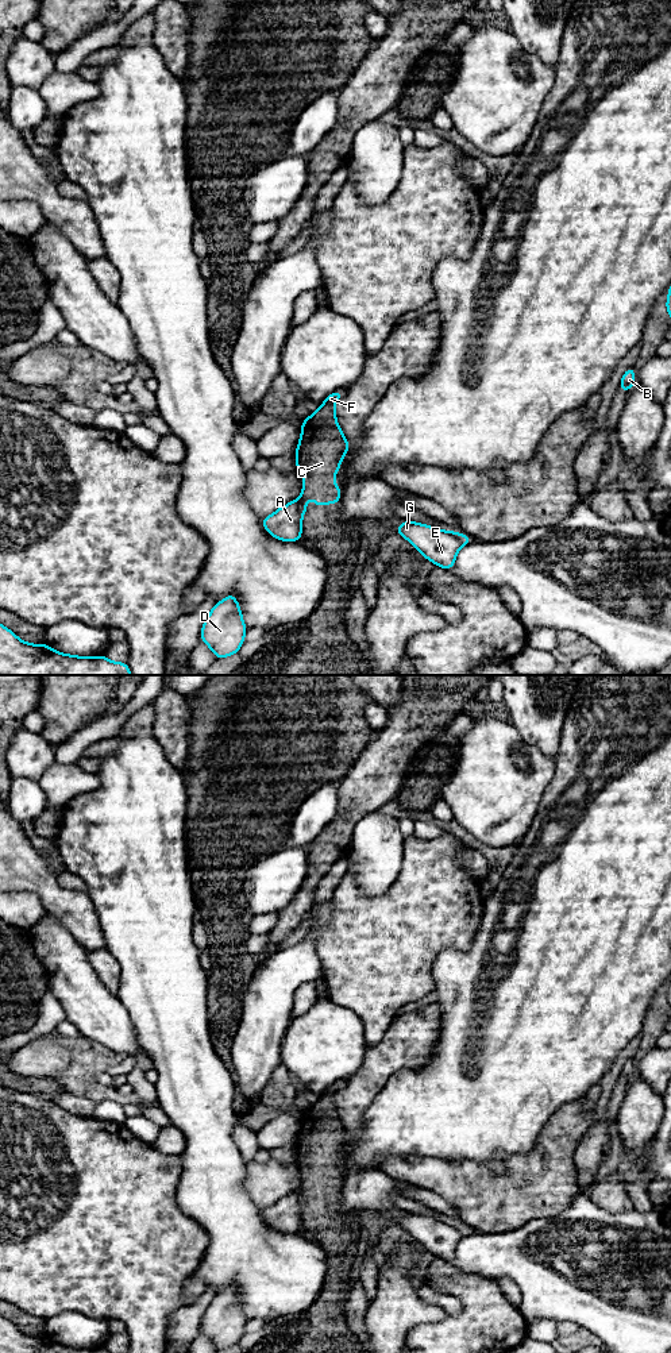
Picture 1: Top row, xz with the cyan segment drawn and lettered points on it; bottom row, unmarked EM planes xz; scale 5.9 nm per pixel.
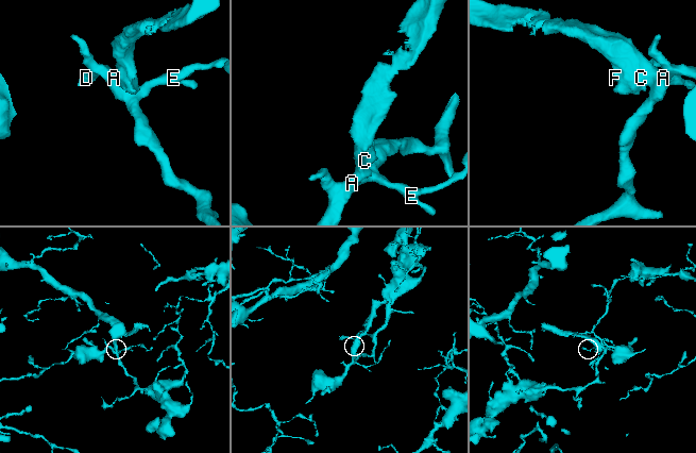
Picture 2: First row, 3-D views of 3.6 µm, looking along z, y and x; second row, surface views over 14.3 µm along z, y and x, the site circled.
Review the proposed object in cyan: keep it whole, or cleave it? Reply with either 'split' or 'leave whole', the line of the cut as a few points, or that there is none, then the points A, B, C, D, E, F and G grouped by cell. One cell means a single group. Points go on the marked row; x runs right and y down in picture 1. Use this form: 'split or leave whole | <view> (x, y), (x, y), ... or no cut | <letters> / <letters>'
split | xz (299, 498), (303, 513) | A B D E G / C F

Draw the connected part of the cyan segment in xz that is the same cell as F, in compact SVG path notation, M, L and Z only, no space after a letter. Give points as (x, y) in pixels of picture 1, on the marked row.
M331 393L320 408L304 419L301 437L296 448L297 473L304 477L300 500L302 514L306 513L306 500L315 498L315 506L339 504L340 486L333 479L350 448L338 425L335 404L344 393Z

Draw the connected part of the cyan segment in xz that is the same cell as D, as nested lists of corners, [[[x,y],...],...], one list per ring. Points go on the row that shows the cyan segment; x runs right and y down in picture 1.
[[[230,593],[215,604],[201,627],[201,641],[215,654],[216,659],[238,654],[244,643],[247,628],[240,605]]]

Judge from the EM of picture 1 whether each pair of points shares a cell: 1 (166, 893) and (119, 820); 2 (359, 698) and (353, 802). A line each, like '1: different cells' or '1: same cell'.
1: same cell
2: different cells

